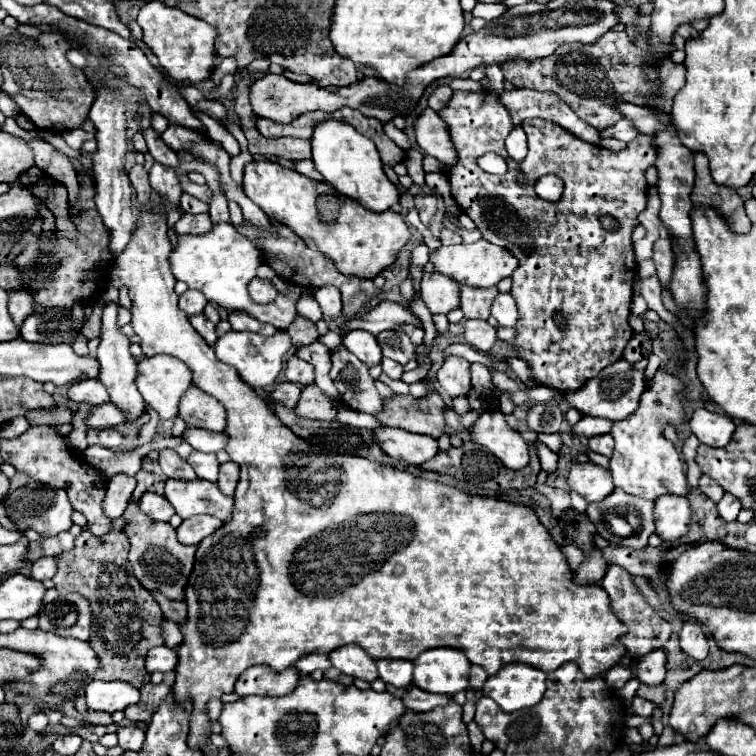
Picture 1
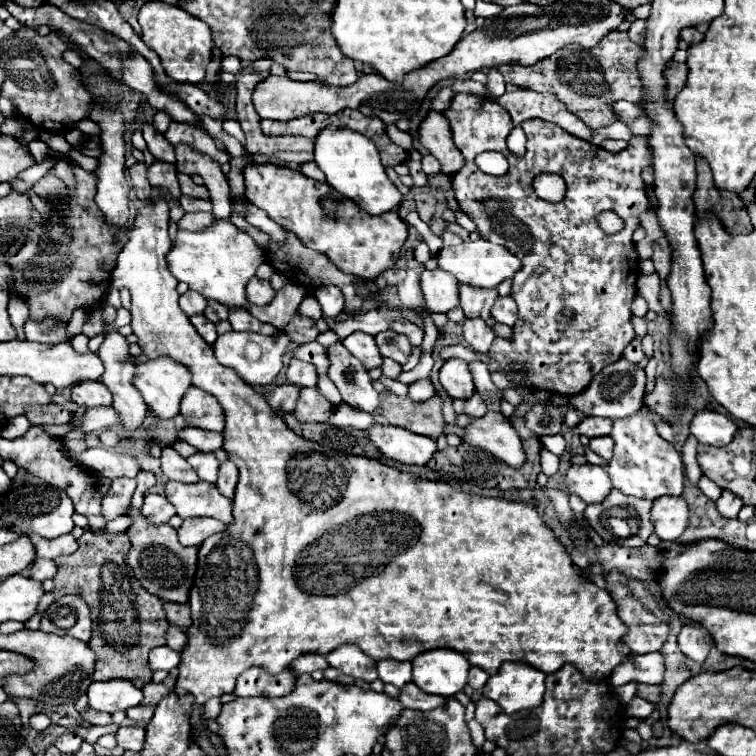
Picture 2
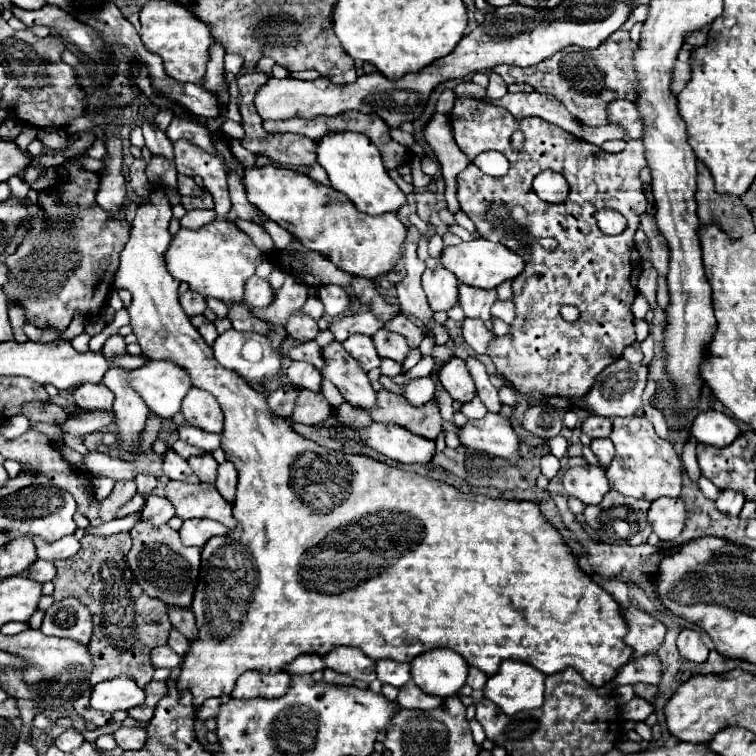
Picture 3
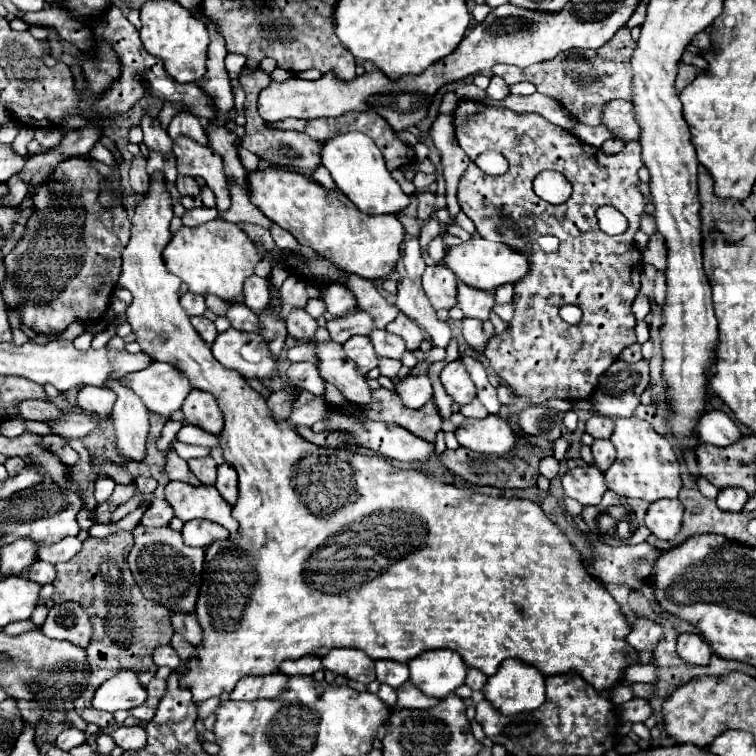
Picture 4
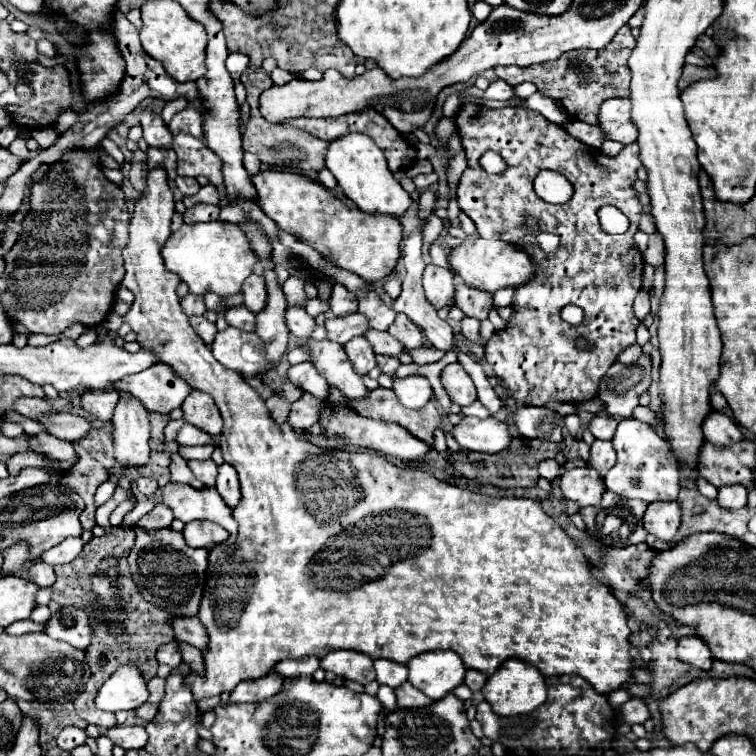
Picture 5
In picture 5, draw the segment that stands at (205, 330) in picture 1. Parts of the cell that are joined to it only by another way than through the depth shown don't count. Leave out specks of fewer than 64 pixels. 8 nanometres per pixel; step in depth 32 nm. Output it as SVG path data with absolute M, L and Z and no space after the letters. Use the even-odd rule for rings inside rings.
M192 316L192 318L190 318L190 324L192 324L192 328L196 330L196 334L198 334L206 344L212 344L212 340L214 340L214 336L216 336L216 332L218 332L212 322L208 322L204 316Z

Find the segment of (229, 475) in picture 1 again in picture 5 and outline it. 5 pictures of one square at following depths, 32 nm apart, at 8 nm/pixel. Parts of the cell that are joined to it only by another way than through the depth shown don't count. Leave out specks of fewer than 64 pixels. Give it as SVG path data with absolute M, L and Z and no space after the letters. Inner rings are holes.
M230 464L218 466L216 490L230 508L234 508L238 504L238 500L240 500L240 484L238 484L238 474Z

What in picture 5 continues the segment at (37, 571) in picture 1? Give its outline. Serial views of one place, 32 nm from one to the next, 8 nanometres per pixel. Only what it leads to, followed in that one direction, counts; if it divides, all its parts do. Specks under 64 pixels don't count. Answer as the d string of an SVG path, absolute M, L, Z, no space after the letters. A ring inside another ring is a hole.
M36 560L32 566L30 566L30 572L28 572L28 580L32 580L34 584L38 584L40 588L44 586L52 586L54 580L56 580L56 574L54 574L54 568L42 560Z

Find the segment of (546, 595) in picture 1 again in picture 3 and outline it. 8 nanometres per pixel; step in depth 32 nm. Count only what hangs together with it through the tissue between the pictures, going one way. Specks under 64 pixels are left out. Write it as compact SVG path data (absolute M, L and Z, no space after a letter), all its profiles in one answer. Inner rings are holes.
M154 190L150 198L138 206L136 218L132 220L130 228L130 240L120 252L120 266L114 276L114 286L122 286L132 292L132 304L128 308L130 312L130 326L134 334L140 340L142 352L150 360L172 360L174 364L188 370L192 378L192 386L202 388L216 396L226 424L222 430L222 450L226 452L226 460L236 464L238 470L238 492L234 500L234 518L236 528L228 530L224 536L214 536L204 544L202 548L202 562L200 562L200 580L192 598L192 612L196 616L198 626L198 638L190 642L190 650L182 658L180 664L180 676L176 682L176 688L180 692L192 692L194 694L194 710L200 710L202 702L212 696L230 694L234 690L234 684L238 676L246 670L262 670L276 674L284 668L284 664L292 662L300 654L320 654L326 656L336 646L356 646L372 660L380 658L392 658L396 662L410 662L418 654L434 648L450 648L458 654L462 654L470 666L480 668L488 676L492 676L500 662L504 660L520 660L526 664L532 664L544 674L556 674L564 670L566 666L576 668L584 680L588 680L594 686L602 686L610 682L616 674L616 670L626 664L632 656L632 648L624 644L626 636L626 622L620 618L620 606L616 600L600 588L590 576L586 576L572 554L572 550L564 544L562 536L544 520L538 506L534 502L516 502L516 500L504 500L504 498L488 498L478 494L464 494L462 490L442 484L438 480L430 480L426 476L418 476L414 472L404 472L394 466L388 466L380 460L368 458L368 456L356 456L356 454L344 454L334 452L330 448L318 446L316 442L310 442L296 434L290 424L280 418L272 416L272 410L266 404L266 398L256 392L244 378L240 378L236 372L224 368L212 354L212 348L200 340L200 334L196 328L192 328L190 318L178 304L178 280L168 272L164 252L170 246L170 234L168 234L168 222L172 218L172 208L162 190Z

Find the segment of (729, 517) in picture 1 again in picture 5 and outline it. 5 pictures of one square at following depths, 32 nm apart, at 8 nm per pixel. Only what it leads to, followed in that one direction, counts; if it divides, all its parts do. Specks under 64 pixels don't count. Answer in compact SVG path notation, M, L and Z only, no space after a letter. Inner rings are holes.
M724 486L720 488L716 502L720 504L720 508L738 510L746 506L746 498L748 498L748 492L744 486Z

